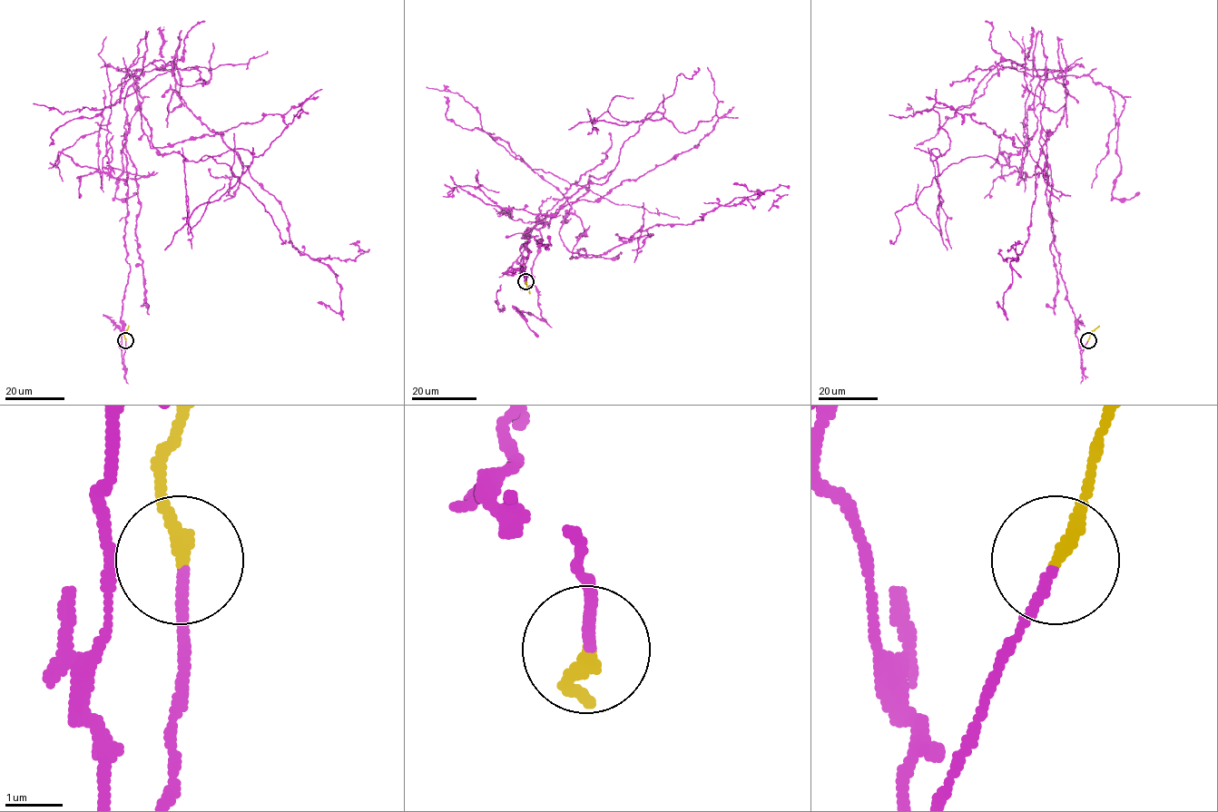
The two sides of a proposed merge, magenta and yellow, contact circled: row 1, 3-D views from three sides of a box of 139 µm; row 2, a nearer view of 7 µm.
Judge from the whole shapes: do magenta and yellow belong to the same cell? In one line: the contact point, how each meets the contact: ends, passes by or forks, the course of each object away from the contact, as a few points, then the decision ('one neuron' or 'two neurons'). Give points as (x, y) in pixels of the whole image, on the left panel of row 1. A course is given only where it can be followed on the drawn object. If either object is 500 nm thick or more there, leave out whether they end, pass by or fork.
at (125, 340); magenta ends there; yellow ends there; magenta runs (125, 340), (124, 101), (171, 66), (116, 103), (162, 60), (337, 278), (340, 310), (318, 302); yellow runs (125, 339), (129, 326); two neurons

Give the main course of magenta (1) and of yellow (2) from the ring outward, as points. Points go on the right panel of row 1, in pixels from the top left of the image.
1: (1088, 340), (1081, 356), (1038, 77), (998, 64), (971, 103), (1011, 60), (1061, 69), (1065, 106), (997, 302)
2: (1088, 339), (1089, 334), (1099, 326)

